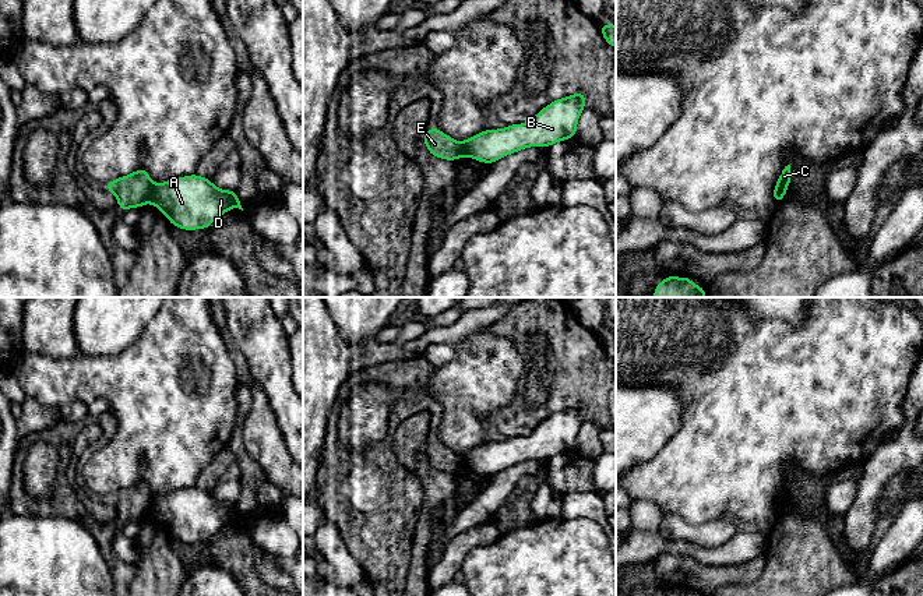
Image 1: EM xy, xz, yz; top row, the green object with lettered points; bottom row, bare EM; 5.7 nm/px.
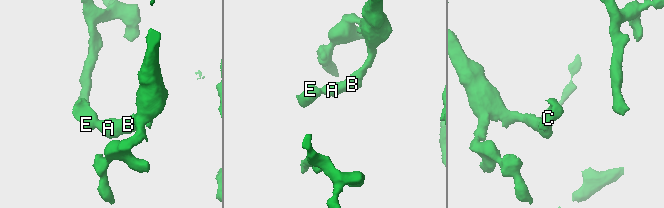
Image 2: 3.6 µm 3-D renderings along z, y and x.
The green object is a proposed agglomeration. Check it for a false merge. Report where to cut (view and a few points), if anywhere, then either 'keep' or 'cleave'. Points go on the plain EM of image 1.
xy (154, 497), (147, 511) | cleave

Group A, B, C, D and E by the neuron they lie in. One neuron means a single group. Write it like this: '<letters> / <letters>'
A B D / C E

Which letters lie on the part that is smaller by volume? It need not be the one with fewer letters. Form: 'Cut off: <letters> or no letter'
Cut off: C, E

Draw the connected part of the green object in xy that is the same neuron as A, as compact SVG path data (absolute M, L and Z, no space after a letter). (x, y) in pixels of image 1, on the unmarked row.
M197 486L154 497L148 512L182 543L209 542L226 523L243 523L237 502L221 502Z

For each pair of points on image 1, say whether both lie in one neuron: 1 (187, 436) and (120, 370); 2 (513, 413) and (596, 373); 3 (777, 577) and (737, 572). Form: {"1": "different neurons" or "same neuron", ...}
{"1": "same neuron", "2": "same neuron", "3": "different neurons"}

